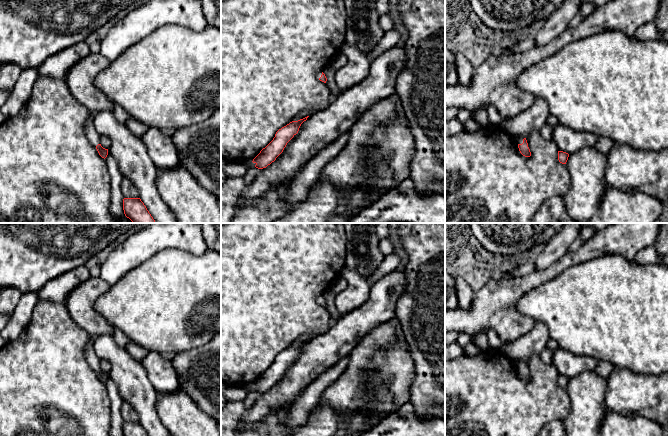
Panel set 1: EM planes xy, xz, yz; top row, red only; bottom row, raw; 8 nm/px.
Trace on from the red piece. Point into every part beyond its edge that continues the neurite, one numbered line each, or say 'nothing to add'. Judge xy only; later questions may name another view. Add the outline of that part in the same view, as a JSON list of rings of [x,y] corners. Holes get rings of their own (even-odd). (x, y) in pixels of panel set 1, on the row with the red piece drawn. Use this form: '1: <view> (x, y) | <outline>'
1: xy (92, 135) | [[[90,114],[90,116],[88,117],[85,123],[85,134],[87,138],[90,140],[90,142],[94,146],[97,146],[98,144],[100,144],[100,135],[96,132],[93,126],[93,118],[94,118],[94,115]]]

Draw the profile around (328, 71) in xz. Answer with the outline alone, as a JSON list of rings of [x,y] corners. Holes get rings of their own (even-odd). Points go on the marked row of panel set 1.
[[[327,65],[322,72],[327,78],[326,85],[328,86],[331,96],[334,99],[342,92],[342,90],[337,86],[336,81],[334,79],[335,71],[330,65]]]

